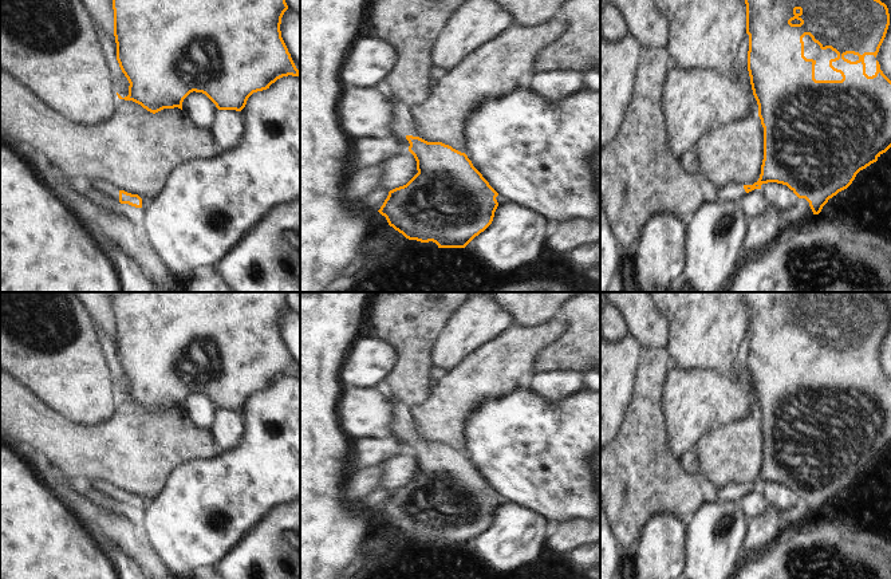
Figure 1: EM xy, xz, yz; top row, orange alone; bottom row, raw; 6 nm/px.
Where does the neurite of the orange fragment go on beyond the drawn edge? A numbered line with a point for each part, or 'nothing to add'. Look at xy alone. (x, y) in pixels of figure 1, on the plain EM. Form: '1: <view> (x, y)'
1: xy (109, 491)

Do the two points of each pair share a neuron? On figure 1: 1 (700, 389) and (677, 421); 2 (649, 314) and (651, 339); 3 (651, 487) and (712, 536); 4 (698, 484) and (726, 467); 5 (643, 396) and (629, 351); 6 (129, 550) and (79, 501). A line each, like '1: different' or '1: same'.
1: same
2: same
3: different
4: different
5: different
6: same

